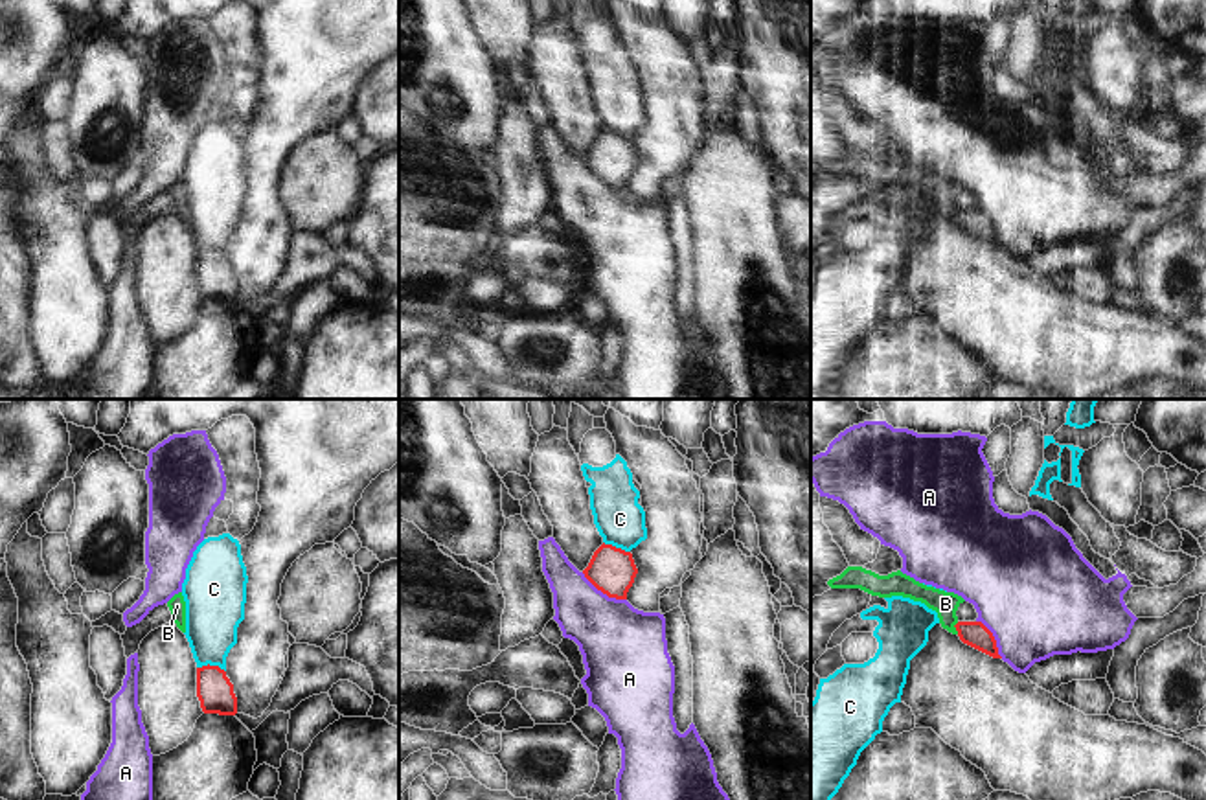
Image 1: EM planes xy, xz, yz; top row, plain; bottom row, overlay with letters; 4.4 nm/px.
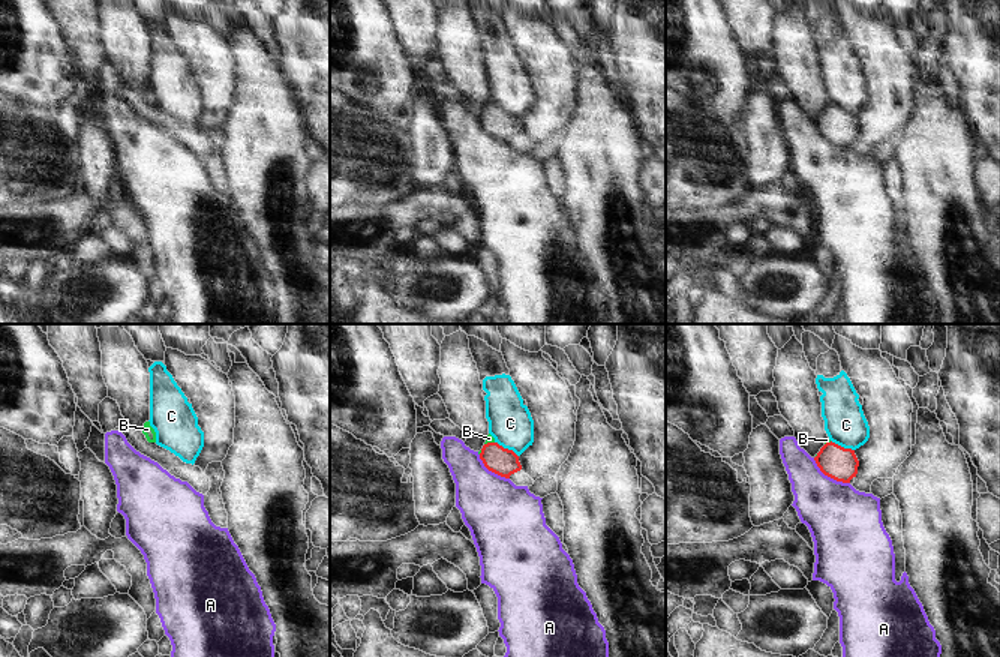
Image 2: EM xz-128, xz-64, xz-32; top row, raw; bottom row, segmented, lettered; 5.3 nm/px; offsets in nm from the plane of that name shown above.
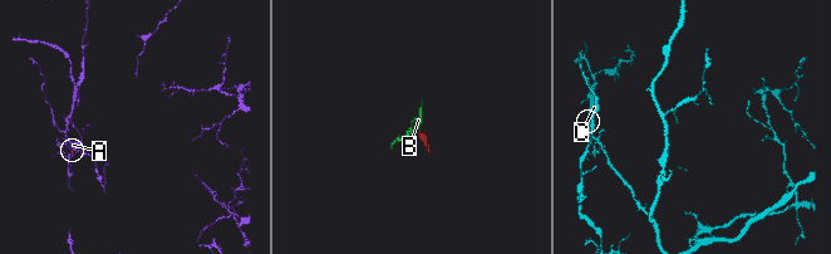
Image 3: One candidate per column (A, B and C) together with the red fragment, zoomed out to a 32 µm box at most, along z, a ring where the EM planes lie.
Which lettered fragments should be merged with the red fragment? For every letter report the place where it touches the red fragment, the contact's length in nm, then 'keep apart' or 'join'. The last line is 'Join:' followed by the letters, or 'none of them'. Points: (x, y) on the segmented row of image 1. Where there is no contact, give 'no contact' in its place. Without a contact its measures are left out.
A: meets red in xz at (603, 593); contact 240 nm long; keep apart
B: meets red in yz at (955, 626); contact 60 nm long; join
C: meets red in xy at (212, 666); contact 130 nm long; keep apart
Join: B

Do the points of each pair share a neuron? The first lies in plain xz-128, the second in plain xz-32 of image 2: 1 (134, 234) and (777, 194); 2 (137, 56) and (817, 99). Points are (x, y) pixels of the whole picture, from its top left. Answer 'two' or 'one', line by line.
1: one
2: one

